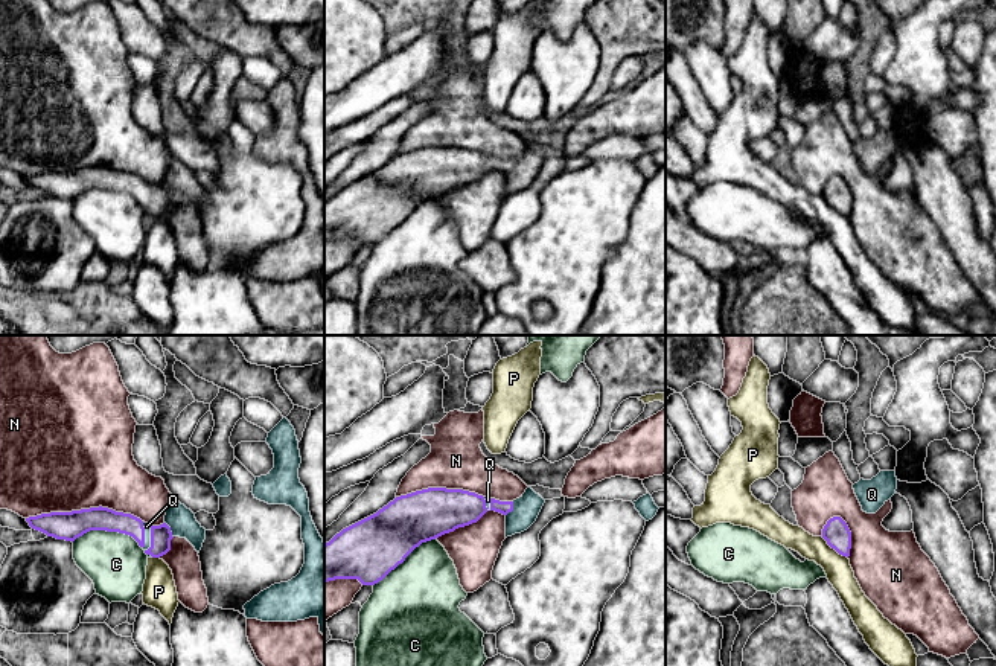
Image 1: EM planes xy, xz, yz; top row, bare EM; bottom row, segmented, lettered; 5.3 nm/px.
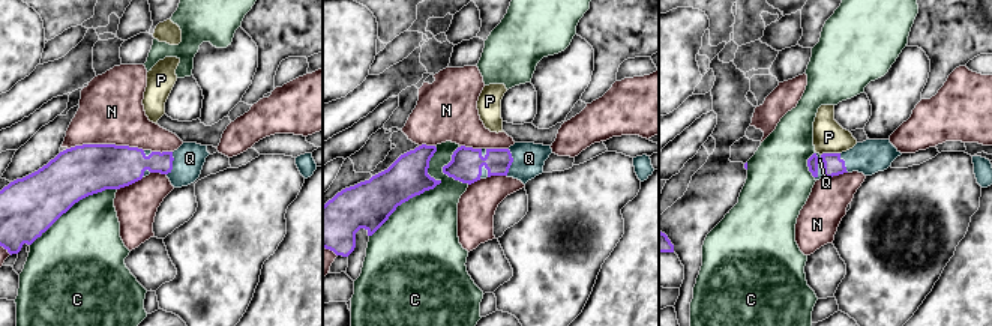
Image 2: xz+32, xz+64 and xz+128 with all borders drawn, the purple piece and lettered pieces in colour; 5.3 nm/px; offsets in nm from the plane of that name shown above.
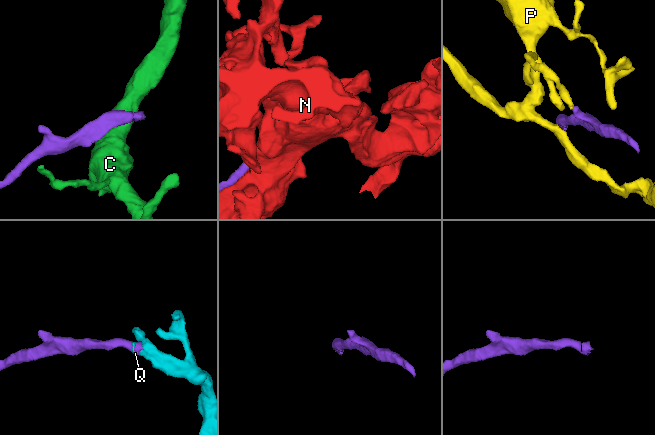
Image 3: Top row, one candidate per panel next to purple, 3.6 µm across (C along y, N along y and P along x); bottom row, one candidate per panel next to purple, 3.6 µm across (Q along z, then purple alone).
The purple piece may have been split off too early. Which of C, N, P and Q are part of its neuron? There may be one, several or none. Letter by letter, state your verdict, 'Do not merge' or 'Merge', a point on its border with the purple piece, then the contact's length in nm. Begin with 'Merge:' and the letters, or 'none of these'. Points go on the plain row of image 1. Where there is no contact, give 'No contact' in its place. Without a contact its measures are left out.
Merge: Q
C: Do not merge. Touches purple at xy (107, 189). Shared border 360 nm
N: Do not merge. Touches purple at xy (84, 168). Shared border 600 nm
P: Do not merge. Touches purple at yz (833, 206). Shared border 190 nm
Q: Merge. Touches purple at xy (143, 195). Shared border 160 nm

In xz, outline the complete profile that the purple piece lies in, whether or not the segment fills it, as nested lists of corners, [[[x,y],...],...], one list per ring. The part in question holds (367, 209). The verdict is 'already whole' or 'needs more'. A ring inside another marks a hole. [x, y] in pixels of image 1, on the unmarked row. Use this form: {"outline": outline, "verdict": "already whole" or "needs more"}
{"outline": [[[530,145],[513,160],[446,146],[396,155],[324,203],[324,241],[358,238],[375,244],[422,201],[477,181],[487,169],[506,175],[506,197],[521,192],[536,180],[544,162]]], "verdict": "needs more"}

